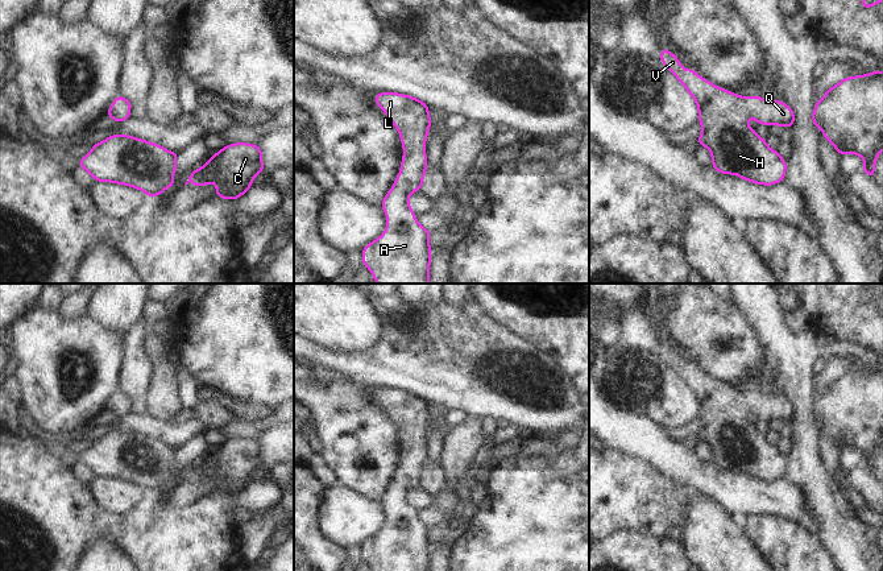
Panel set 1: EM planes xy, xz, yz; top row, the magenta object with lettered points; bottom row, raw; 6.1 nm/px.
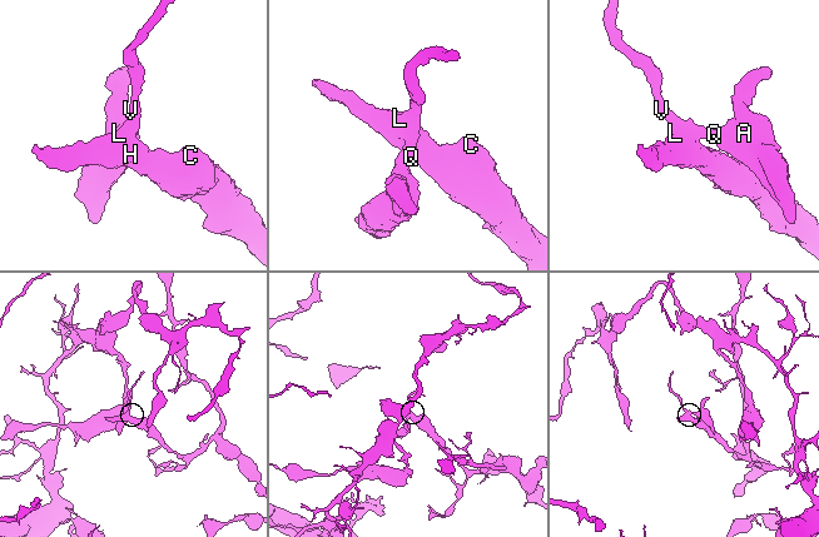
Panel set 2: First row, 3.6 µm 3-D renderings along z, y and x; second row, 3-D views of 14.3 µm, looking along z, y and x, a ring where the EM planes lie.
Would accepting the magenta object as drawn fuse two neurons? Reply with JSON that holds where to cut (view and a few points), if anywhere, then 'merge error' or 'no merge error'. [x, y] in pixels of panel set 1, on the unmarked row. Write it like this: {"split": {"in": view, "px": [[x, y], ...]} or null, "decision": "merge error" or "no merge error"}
{"split": null, "decision": "no merge error"}

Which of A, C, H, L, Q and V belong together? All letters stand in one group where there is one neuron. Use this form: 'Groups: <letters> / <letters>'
Groups: A C H L Q V.

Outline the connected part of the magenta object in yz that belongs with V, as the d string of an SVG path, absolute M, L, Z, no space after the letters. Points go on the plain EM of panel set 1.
M668 344L660 346L660 356L696 396L702 422L697 436L710 446L712 463L756 480L771 481L784 476L787 456L746 418L754 413L768 423L774 419L793 422L791 402L782 396L768 397L760 390L746 393L717 382L696 367L683 365L679 353Z

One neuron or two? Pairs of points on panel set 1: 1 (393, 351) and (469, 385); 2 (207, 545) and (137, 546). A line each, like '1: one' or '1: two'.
1: one
2: one

